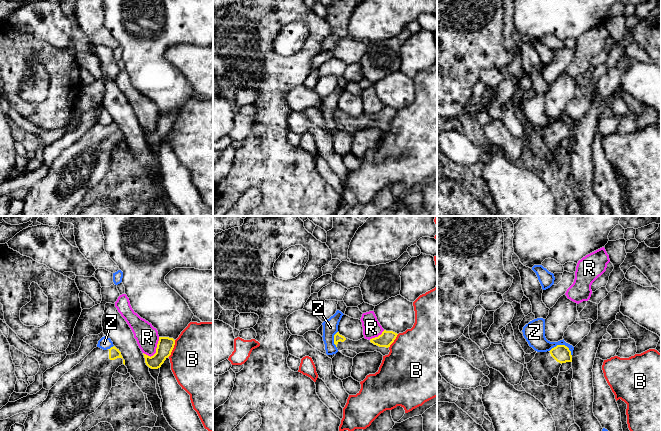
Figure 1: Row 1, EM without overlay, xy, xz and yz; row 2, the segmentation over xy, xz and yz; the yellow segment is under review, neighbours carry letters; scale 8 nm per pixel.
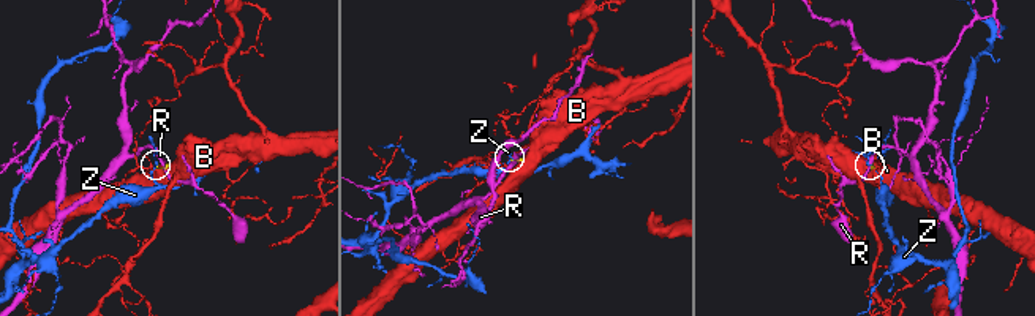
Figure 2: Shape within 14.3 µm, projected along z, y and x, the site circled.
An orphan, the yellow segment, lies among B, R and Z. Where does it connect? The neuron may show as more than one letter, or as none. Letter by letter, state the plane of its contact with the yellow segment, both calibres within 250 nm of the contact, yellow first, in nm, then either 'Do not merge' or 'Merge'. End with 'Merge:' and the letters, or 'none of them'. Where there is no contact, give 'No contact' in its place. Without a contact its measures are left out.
B: Touches yellow in xy. Thickness 130 nm (yellow) against 500 nm. Do not merge
R: Touches yellow in xy. Thickness 130 nm (yellow) against 180 nm. Do not merge
Z: Touches yellow in yz. Thickness 140 nm (yellow) against 180 nm. Do not merge
Merge: none of them

